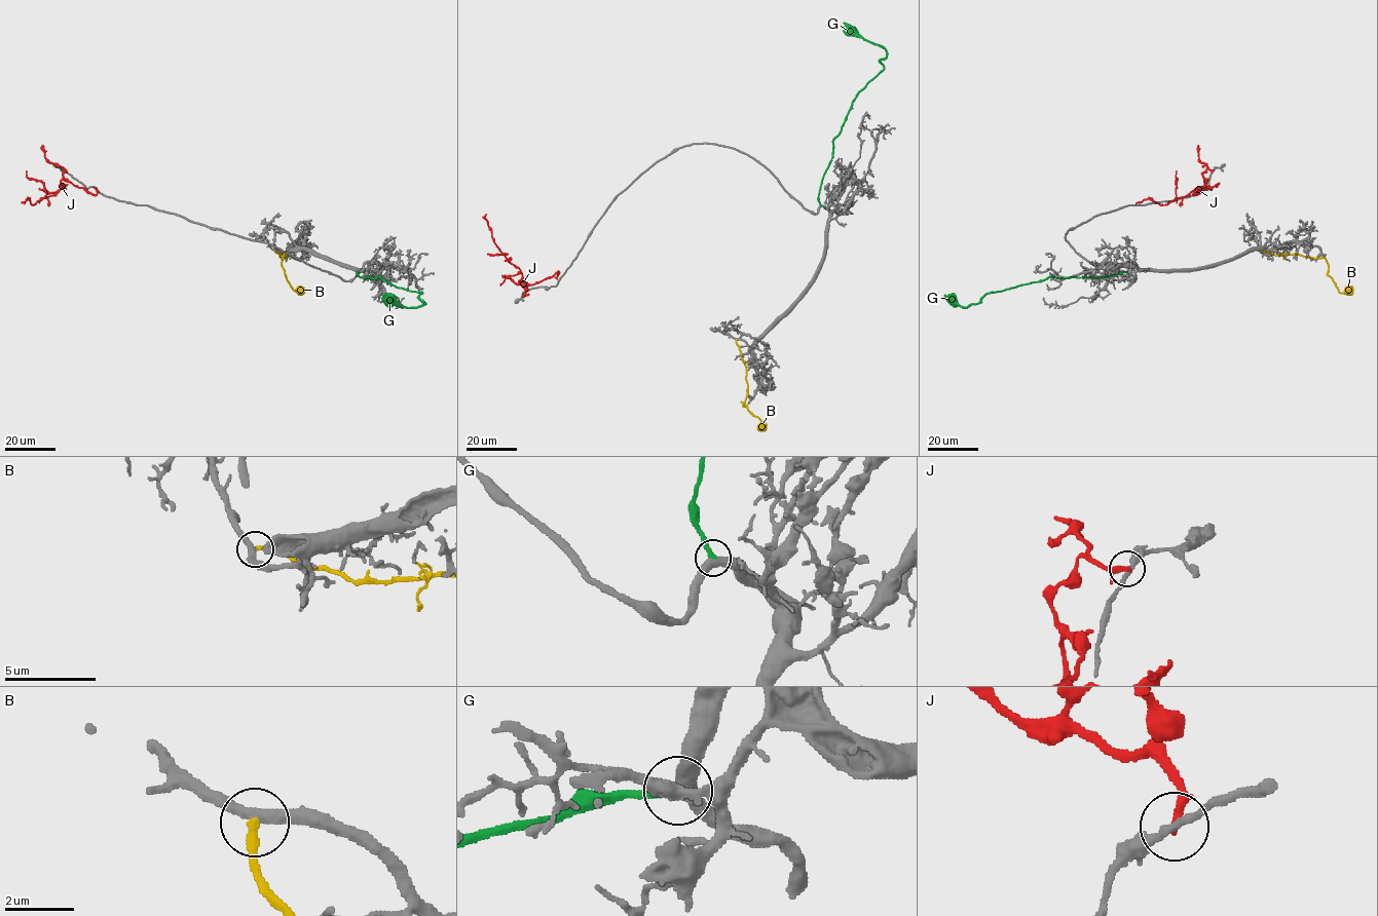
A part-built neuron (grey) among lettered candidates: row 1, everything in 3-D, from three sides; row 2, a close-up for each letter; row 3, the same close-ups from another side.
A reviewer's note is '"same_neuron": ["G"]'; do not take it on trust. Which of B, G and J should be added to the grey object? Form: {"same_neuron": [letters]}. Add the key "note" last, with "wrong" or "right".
{"same_neuron": ["G"], "note": "right"}

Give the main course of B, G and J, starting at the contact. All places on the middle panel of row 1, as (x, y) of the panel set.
B: (736, 339), (745, 366), (748, 386), (742, 405), (761, 421), (761, 431)
G: (820, 204), (832, 140), (856, 94), (883, 69), (880, 61), (886, 55), (884, 48), (843, 23)
J: (526, 291), (520, 270), (510, 262), (491, 236), (486, 214)

